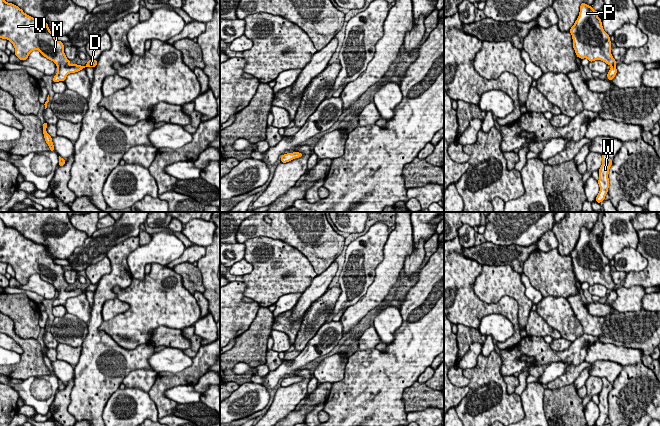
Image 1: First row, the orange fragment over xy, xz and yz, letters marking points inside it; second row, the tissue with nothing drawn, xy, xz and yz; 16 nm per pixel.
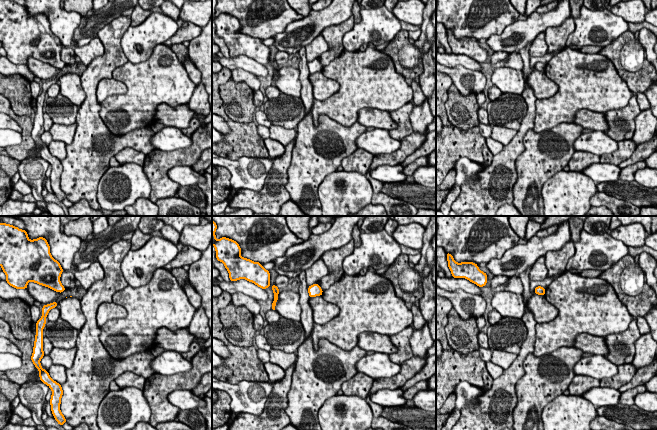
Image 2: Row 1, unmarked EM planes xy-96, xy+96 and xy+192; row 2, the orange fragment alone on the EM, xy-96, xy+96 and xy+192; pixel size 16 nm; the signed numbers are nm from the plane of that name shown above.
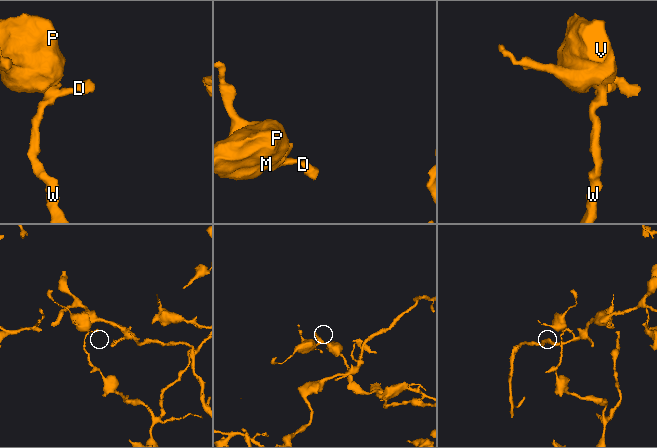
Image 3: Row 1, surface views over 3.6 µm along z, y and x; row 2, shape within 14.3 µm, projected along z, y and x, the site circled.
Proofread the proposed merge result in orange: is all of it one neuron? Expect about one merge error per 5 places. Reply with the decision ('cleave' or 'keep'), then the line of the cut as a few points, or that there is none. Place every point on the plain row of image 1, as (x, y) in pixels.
keep; cut none

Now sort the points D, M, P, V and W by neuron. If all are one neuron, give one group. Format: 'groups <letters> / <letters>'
groups D M P V W

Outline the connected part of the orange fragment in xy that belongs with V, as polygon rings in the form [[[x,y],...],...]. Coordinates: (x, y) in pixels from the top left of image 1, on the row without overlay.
[[[0,219],[0,262],[7,263],[12,266],[15,272],[15,279],[22,285],[26,284],[33,274],[38,274],[41,279],[53,285],[57,290],[57,297],[53,301],[53,307],[65,305],[66,300],[70,297],[78,296],[87,291],[95,292],[98,284],[88,284],[87,288],[82,289],[72,288],[67,283],[64,277],[63,266],[55,263],[55,259],[49,254],[48,247],[43,244],[38,244],[27,239],[18,230],[12,227],[7,227]]]

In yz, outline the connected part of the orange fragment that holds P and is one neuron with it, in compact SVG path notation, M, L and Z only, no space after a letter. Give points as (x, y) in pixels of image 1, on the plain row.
M581 227L579 240L571 251L570 257L577 281L587 282L589 286L601 284L610 289L607 302L611 305L617 298L617 286L611 278L610 261L603 253L598 235L594 235L592 230L586 227Z

